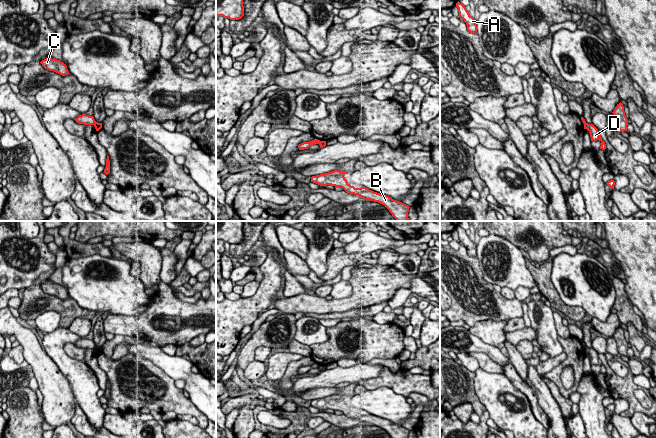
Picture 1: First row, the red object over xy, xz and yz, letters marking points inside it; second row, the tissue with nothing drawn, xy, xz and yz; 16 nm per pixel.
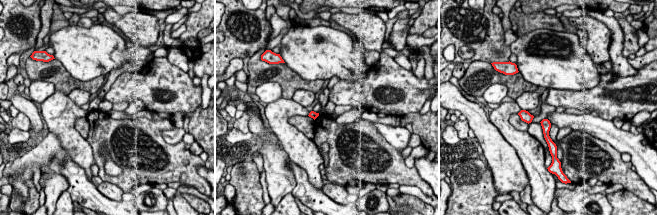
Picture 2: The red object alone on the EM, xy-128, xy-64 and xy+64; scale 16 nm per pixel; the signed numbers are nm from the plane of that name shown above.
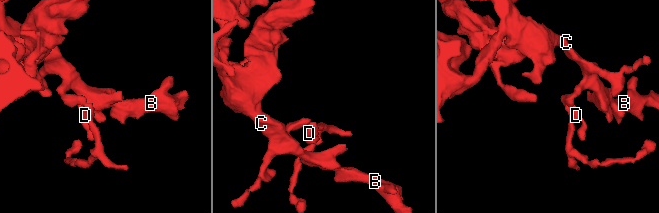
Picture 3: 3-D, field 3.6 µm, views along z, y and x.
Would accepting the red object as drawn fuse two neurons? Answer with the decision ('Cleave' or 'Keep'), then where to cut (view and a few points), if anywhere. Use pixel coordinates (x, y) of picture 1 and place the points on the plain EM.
Cleave. Split along xy (96, 346), (93, 348)

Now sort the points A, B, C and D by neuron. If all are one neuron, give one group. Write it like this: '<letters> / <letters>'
A B C / D

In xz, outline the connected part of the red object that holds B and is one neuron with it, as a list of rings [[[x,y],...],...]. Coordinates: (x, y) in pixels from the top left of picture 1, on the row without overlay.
[[[334,394],[328,397],[312,400],[311,406],[320,410],[331,409],[335,411],[341,411],[347,417],[358,419],[364,424],[374,425],[384,429],[391,438],[408,438],[410,432],[408,429],[396,425],[387,419],[369,414],[364,410],[361,412],[355,412],[347,406],[344,401],[345,398],[348,398],[348,396]]]

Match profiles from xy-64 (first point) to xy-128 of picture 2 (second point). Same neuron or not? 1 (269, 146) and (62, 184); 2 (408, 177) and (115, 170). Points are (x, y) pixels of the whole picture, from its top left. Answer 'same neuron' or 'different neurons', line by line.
1: same neuron
2: different neurons

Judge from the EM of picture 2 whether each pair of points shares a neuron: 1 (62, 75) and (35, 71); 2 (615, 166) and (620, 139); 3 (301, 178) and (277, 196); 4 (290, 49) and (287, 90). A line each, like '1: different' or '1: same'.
1: same
2: different
3: different
4: different

